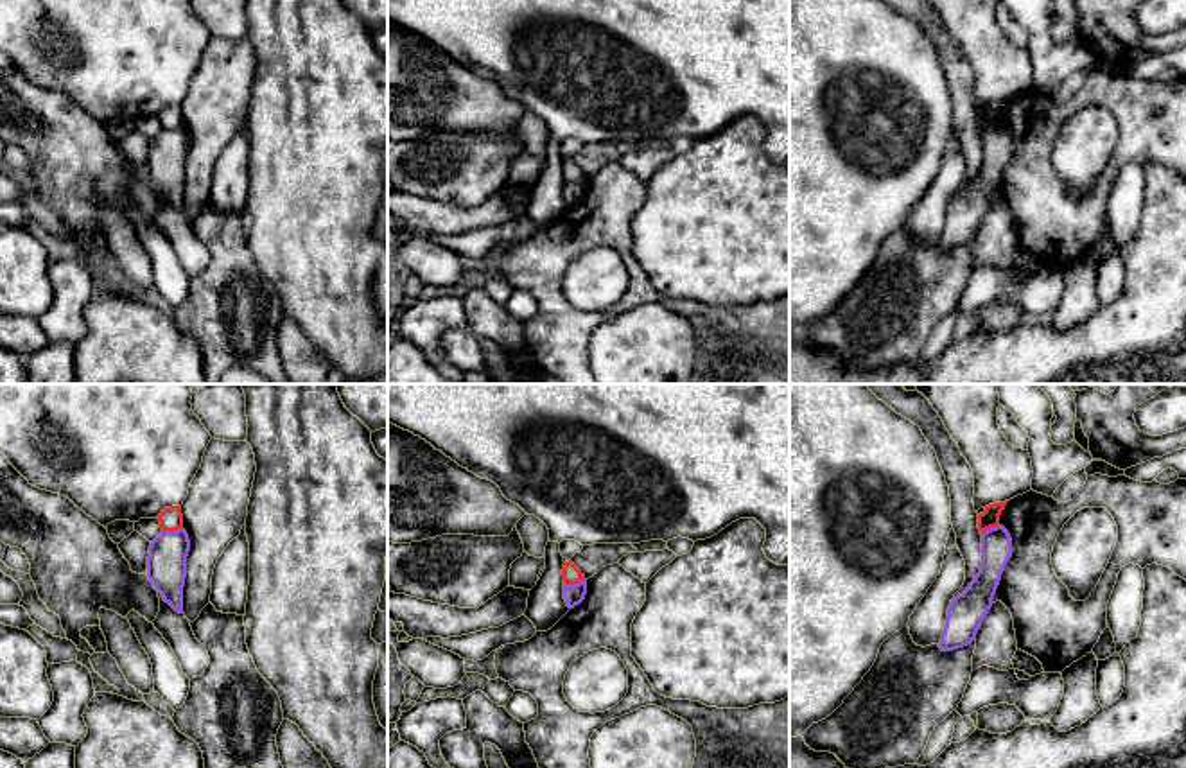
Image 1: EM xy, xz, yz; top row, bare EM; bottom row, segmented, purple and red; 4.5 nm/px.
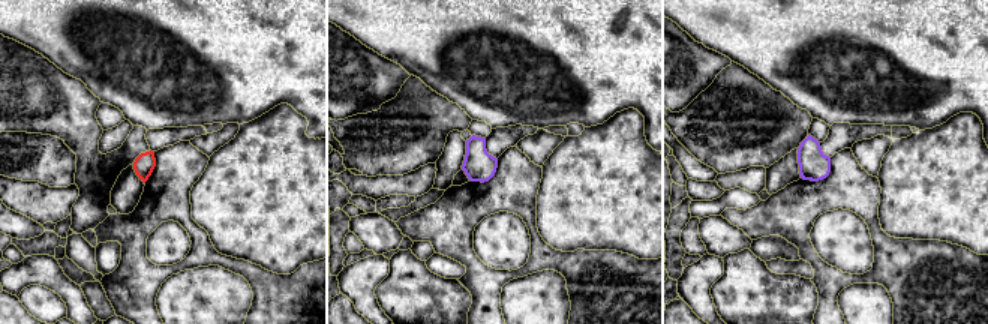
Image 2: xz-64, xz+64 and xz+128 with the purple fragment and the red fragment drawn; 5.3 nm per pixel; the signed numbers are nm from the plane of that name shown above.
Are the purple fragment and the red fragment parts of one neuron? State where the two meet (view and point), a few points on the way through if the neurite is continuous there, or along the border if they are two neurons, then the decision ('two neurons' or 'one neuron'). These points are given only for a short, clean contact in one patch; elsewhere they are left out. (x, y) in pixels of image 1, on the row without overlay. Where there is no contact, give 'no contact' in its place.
meets purple in xy at (171, 130); border along xy (182, 126), (162, 130); two neurons

